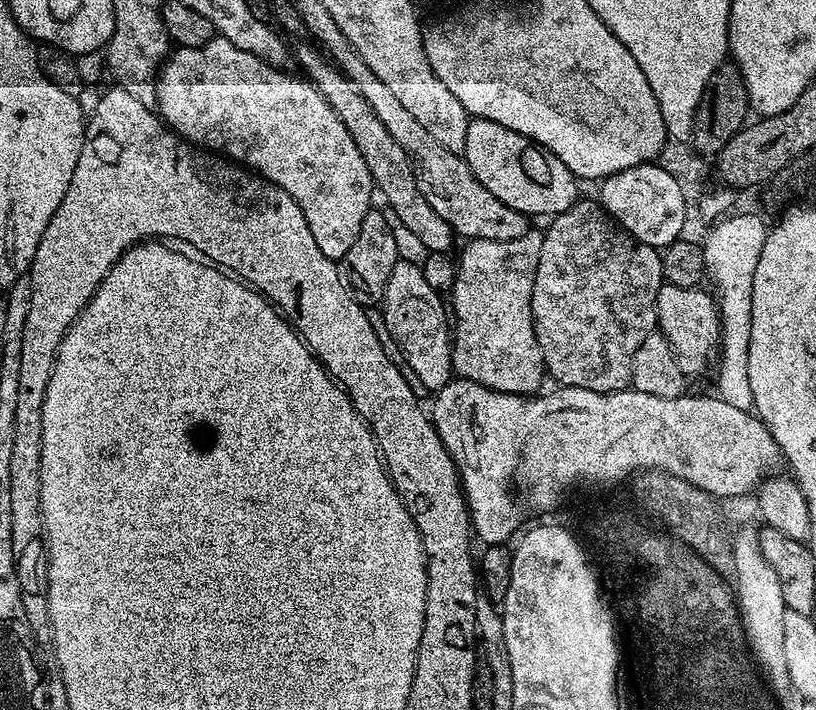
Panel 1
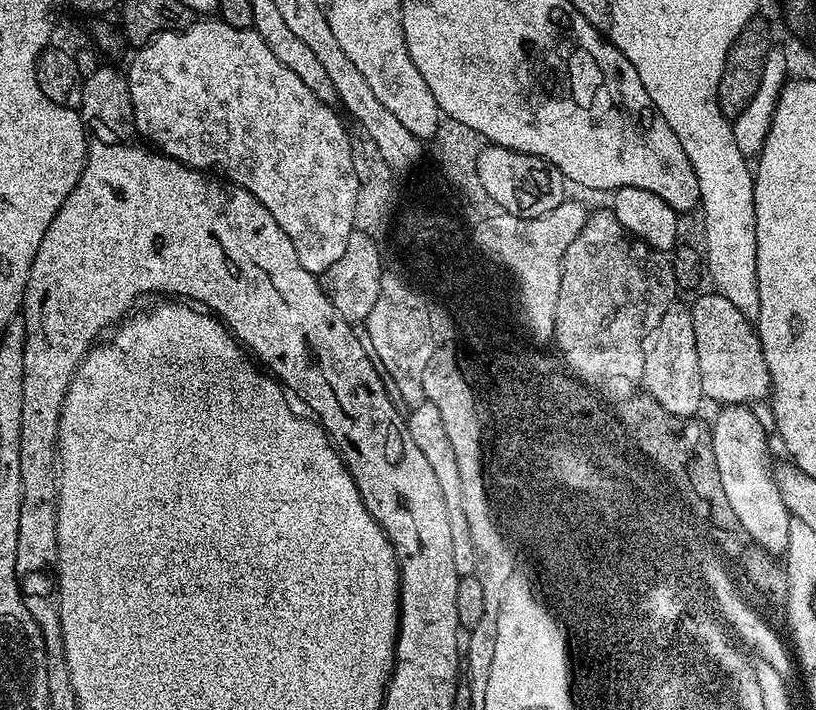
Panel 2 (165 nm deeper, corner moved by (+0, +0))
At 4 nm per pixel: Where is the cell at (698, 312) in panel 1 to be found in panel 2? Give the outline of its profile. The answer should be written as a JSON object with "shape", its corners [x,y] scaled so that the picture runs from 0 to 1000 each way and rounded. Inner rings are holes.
{"shape":[[[868,408],[864,417],[847,424],[846,432],[850,448],[850,487],[855,487],[855,527],[860,527],[860,555],[864,565],[879,563],[879,570],[882,572],[895,569],[914,572],[920,566],[940,565],[946,551],[946,534],[923,452],[915,451],[909,437],[904,437],[904,431],[897,430],[876,408]]]}

